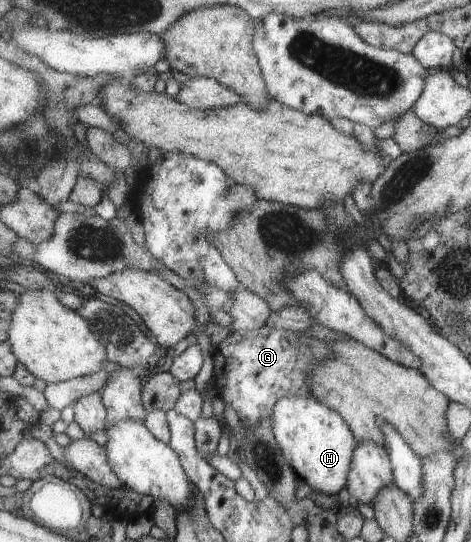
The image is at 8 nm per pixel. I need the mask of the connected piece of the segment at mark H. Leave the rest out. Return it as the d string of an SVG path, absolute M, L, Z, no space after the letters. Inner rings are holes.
M312 394L308 397L290 395L278 401L271 420L281 454L288 461L288 465L294 468L296 475L312 490L337 496L347 487L358 441L345 417L326 407L325 402L318 401Z

